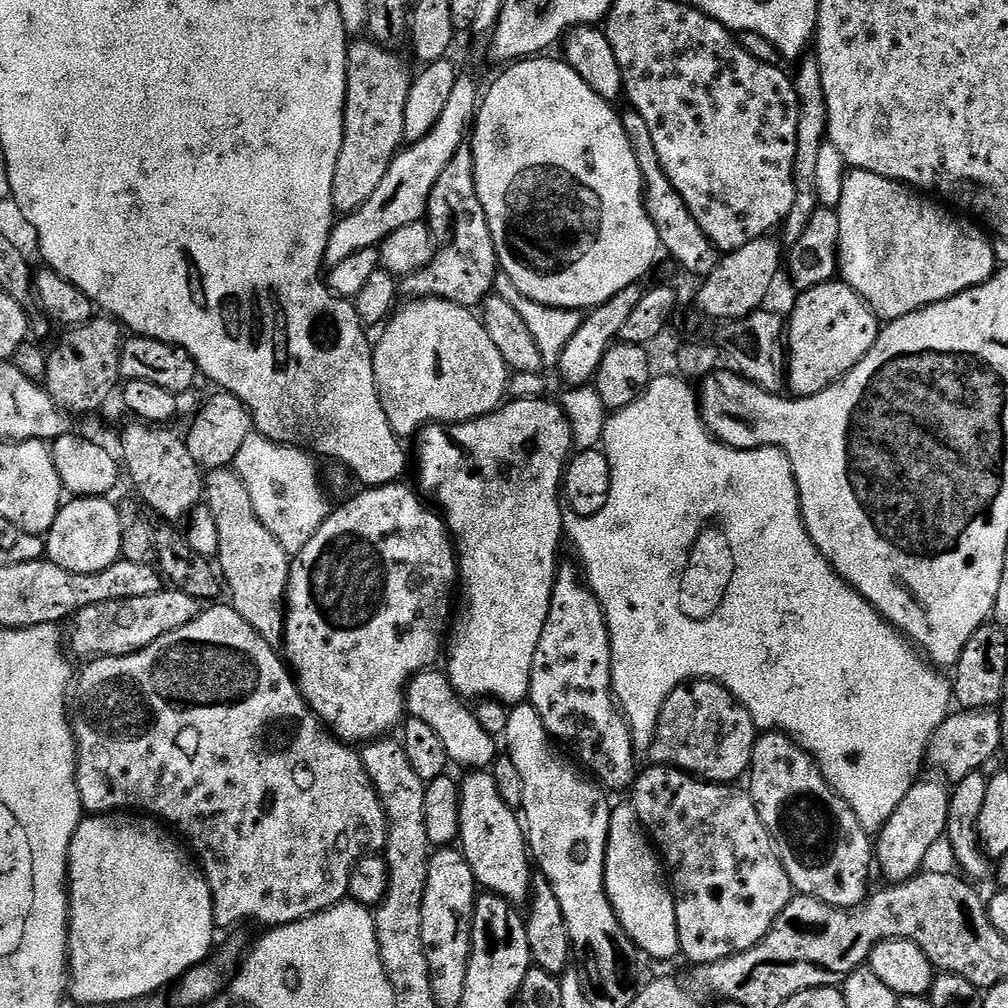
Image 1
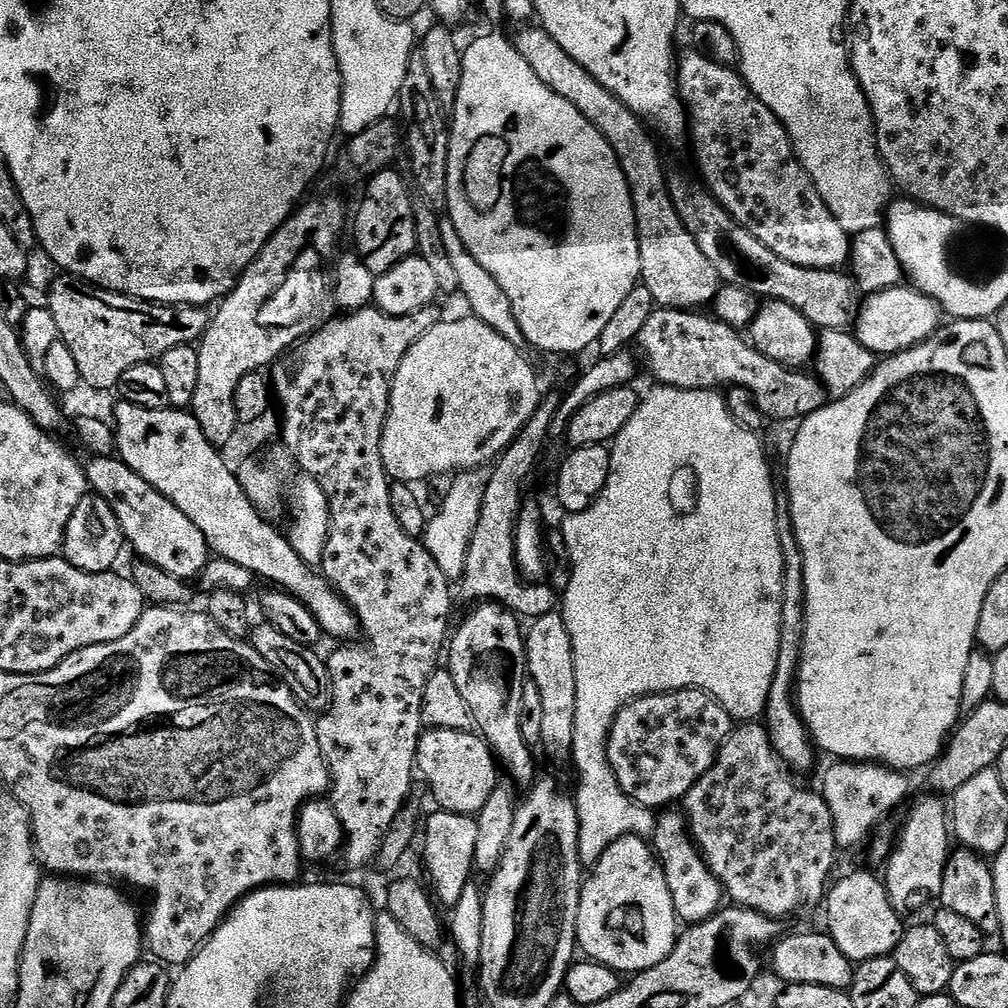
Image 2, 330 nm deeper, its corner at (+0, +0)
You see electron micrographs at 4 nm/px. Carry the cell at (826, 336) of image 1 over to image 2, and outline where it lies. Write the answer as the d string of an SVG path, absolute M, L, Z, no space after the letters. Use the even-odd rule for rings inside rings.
M911 286L873 292L865 300L868 301L859 305L854 316L854 334L858 342L862 342L866 350L875 352L877 357L887 358L908 348L915 348L923 340L929 340L942 327L939 304Z

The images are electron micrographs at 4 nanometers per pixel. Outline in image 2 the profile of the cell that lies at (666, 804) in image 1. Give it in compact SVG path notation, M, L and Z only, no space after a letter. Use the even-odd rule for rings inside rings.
M664 810L657 815L656 829L651 834L650 844L664 868L666 886L670 886L670 898L674 902L677 921L688 926L700 924L721 911L726 900L725 890L720 879L708 869L696 845L692 843L687 821L681 811Z

